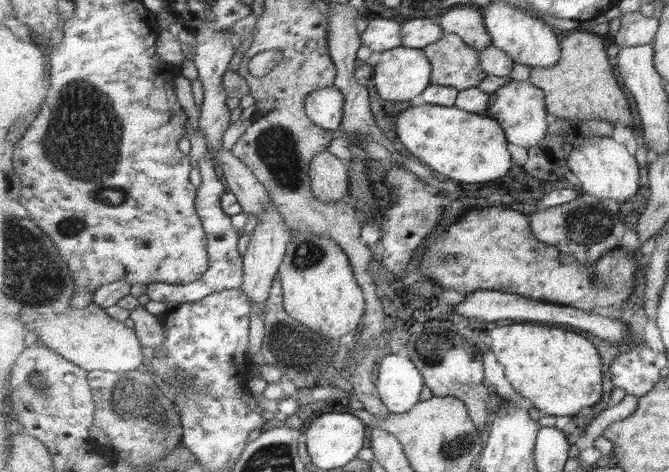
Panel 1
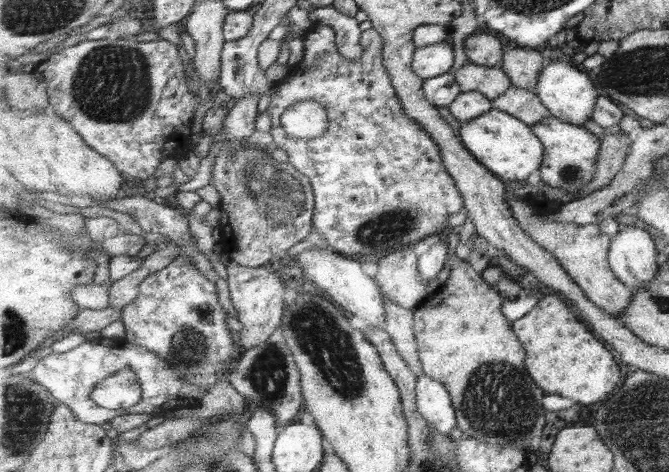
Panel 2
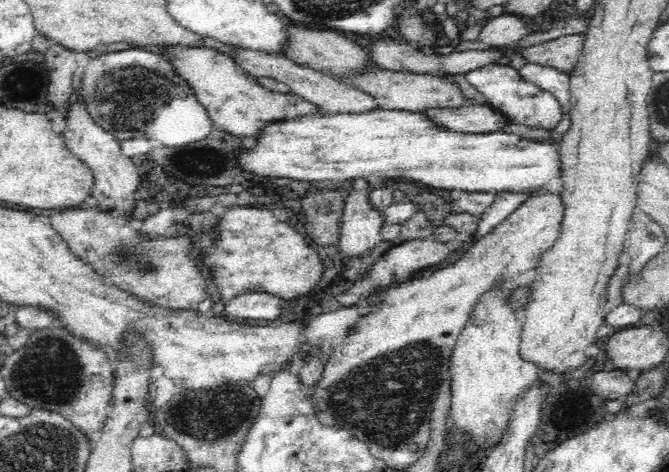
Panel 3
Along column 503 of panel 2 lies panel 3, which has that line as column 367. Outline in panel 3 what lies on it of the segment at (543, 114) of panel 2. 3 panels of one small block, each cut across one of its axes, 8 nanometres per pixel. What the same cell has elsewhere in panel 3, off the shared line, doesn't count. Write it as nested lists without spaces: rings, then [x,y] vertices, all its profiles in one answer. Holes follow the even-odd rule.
[[[230,45],[232,60],[254,78],[266,77],[283,82],[290,87],[290,92],[300,95],[304,100],[318,107],[322,114],[338,114],[338,112],[366,112],[377,107],[374,97],[352,88],[334,76],[292,62],[282,54],[268,53]]]

